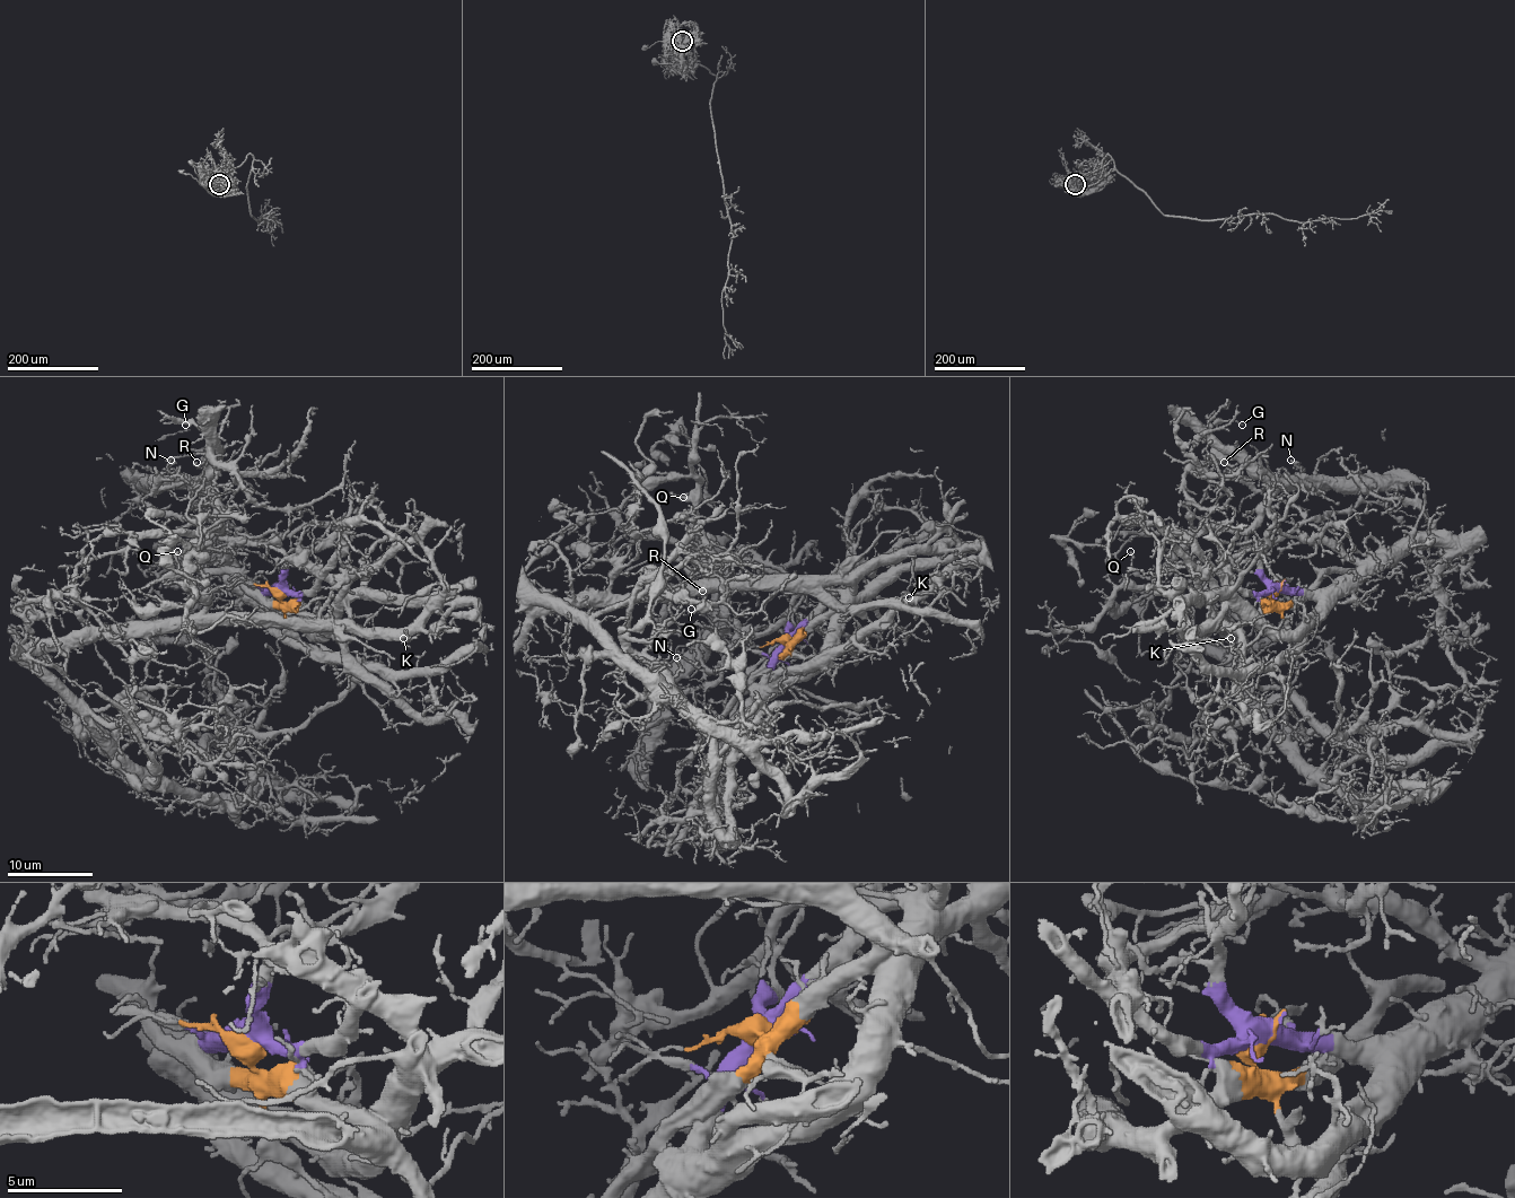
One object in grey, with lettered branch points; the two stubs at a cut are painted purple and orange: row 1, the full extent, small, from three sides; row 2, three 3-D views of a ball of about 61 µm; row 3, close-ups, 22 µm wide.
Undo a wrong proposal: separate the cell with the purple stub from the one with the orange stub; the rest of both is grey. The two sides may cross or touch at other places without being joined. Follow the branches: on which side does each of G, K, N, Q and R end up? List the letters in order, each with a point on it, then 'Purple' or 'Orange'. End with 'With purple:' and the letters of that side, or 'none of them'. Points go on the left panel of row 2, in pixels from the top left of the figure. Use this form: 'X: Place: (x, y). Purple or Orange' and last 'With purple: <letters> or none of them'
G: Place: (185, 425). Purple
K: Place: (403, 638). Orange
N: Place: (171, 460). Purple
Q: Place: (177, 551). Orange
R: Place: (196, 462). Purple
With purple: G, N, R

